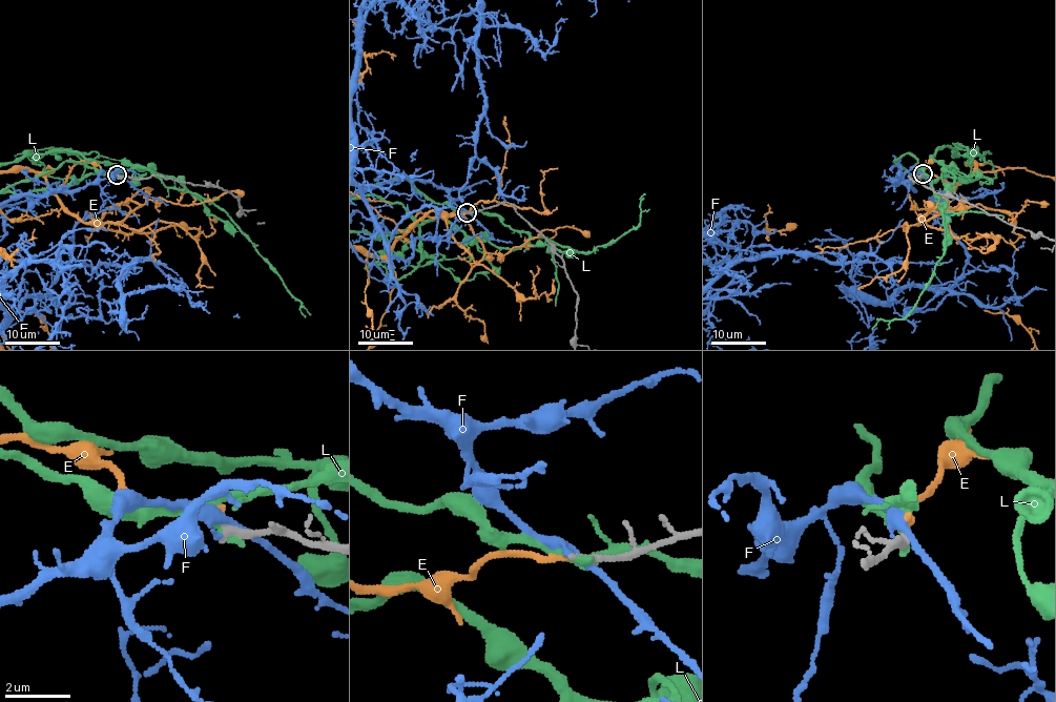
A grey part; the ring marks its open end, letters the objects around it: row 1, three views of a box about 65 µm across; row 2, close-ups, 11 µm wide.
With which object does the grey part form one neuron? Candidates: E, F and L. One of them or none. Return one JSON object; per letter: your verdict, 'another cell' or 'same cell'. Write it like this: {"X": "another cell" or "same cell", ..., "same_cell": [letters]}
{"E": "same cell", "F": "another cell", "L": "another cell", "same_cell": ["E"]}

